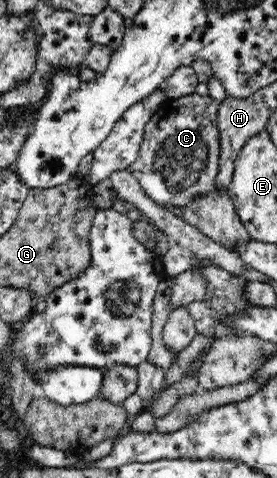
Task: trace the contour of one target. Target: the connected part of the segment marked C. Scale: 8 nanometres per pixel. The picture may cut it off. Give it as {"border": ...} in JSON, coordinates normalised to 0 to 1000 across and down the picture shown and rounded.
{"border":[[[711,192],[635,207],[588,207],[570,230],[523,266],[495,333],[458,354],[502,377],[509,391],[581,431],[643,444],[675,418],[704,406],[744,402],[780,379],[791,328],[791,264],[783,230],[794,213],[755,195],[718,199]]]}

